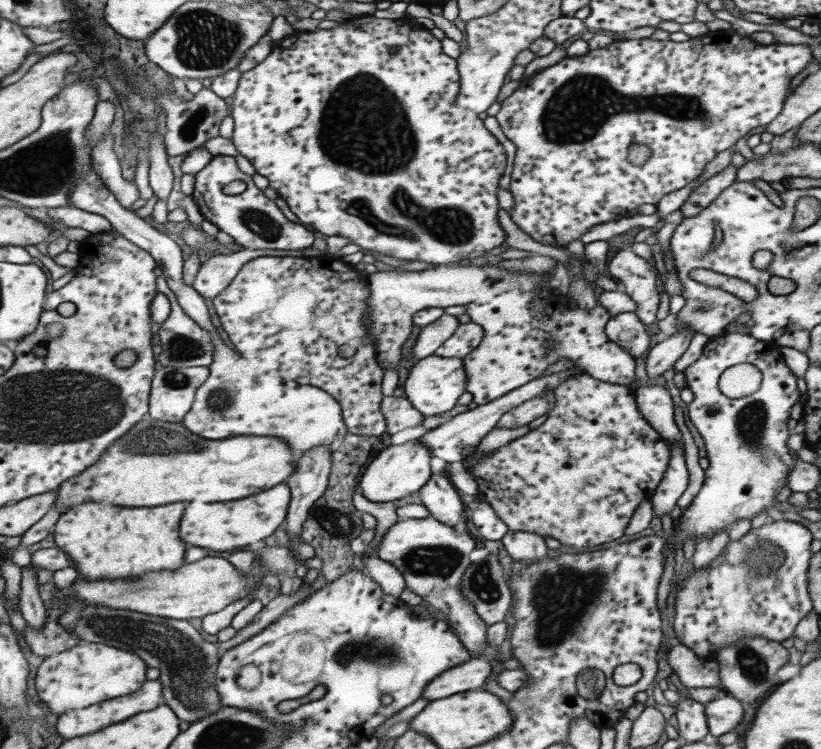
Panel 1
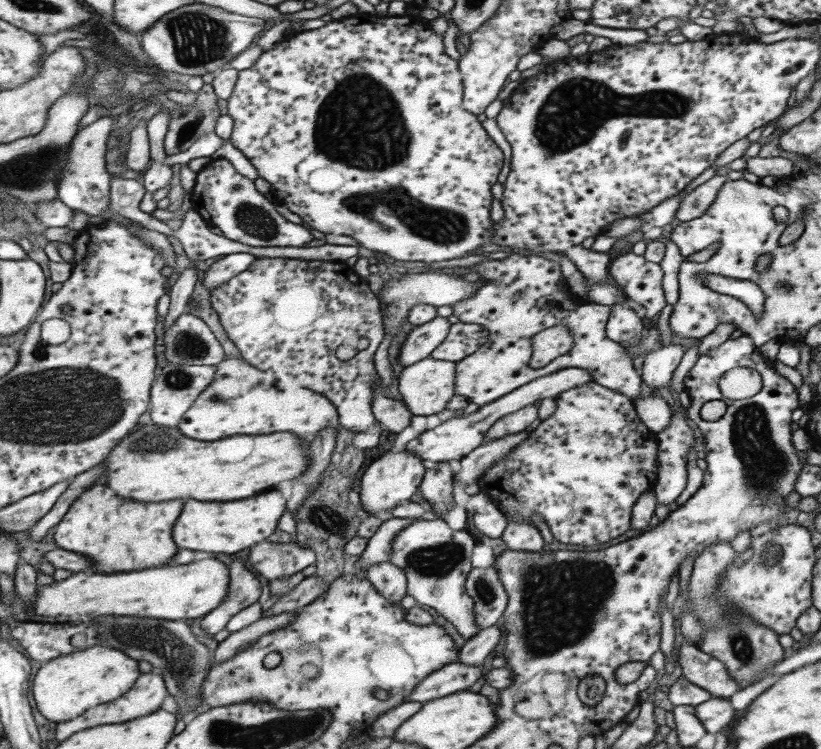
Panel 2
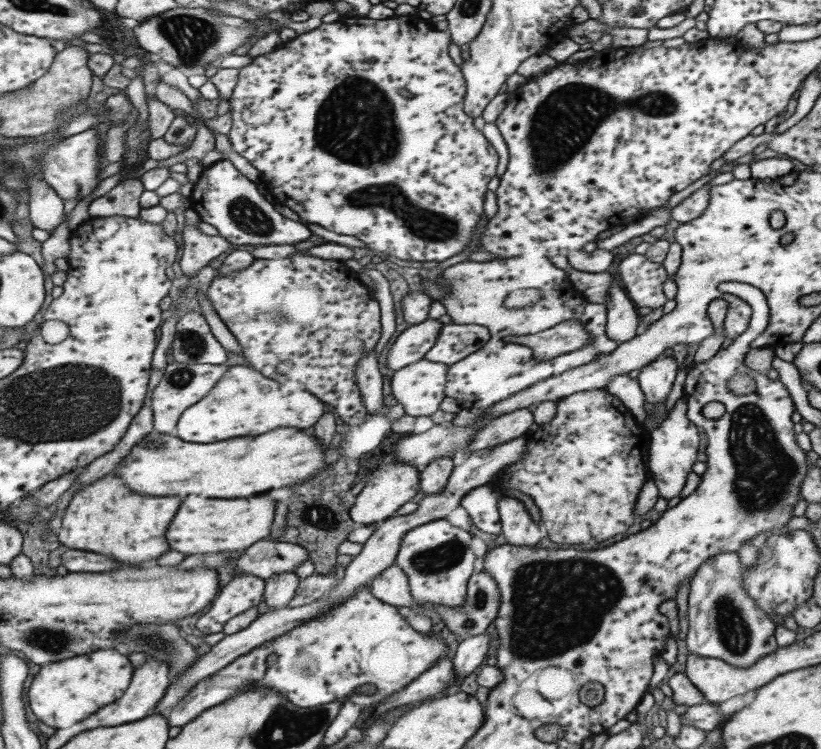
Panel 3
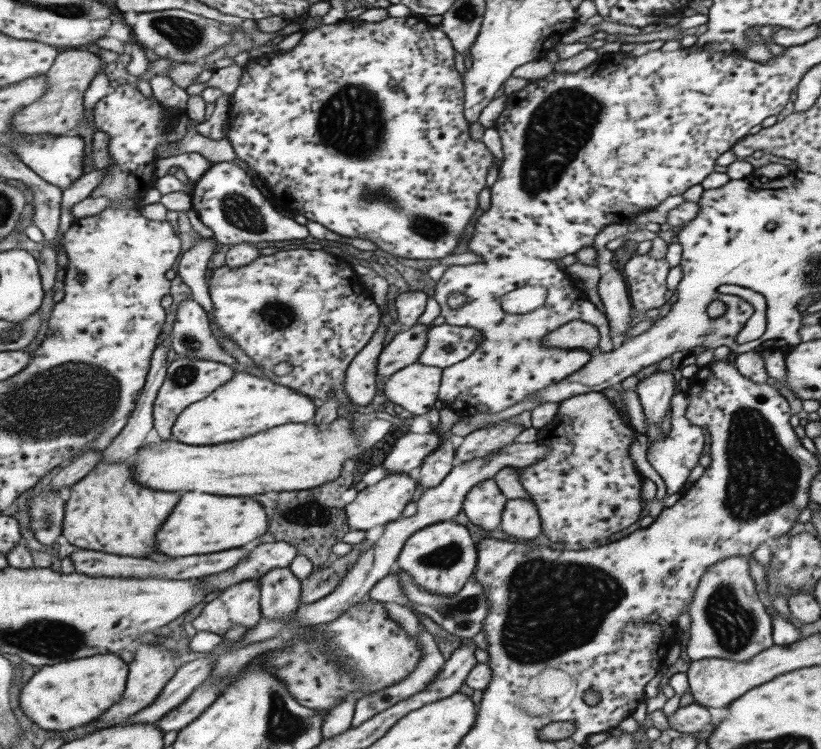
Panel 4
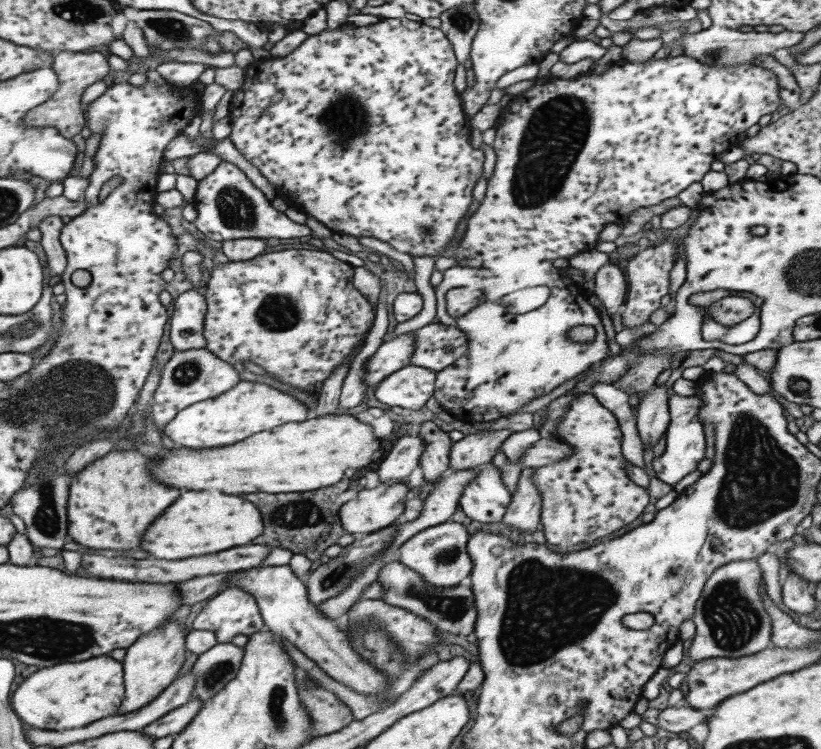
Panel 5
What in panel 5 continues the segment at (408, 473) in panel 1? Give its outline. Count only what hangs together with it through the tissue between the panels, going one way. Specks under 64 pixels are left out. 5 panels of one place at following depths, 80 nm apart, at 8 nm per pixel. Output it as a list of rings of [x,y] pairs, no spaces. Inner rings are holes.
[[[396,481],[393,484],[381,482],[372,489],[361,488],[355,498],[341,504],[338,508],[339,524],[345,533],[370,533],[395,523],[397,517],[403,512],[405,494],[409,486],[407,481]]]

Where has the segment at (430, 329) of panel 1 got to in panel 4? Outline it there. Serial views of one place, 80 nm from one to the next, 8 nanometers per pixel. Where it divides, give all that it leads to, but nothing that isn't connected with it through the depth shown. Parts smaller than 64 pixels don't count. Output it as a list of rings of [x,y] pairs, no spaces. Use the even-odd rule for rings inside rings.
[[[413,324],[399,331],[385,345],[376,360],[377,376],[390,376],[411,363],[415,363],[424,349],[427,326]]]

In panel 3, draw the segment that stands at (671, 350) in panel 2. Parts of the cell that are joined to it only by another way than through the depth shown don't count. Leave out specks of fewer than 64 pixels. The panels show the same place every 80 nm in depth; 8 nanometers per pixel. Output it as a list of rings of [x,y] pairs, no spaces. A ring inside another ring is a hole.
[[[663,354],[640,369],[637,383],[643,393],[645,402],[654,407],[660,407],[661,402],[665,401],[671,384],[673,384],[677,364],[673,357]]]

